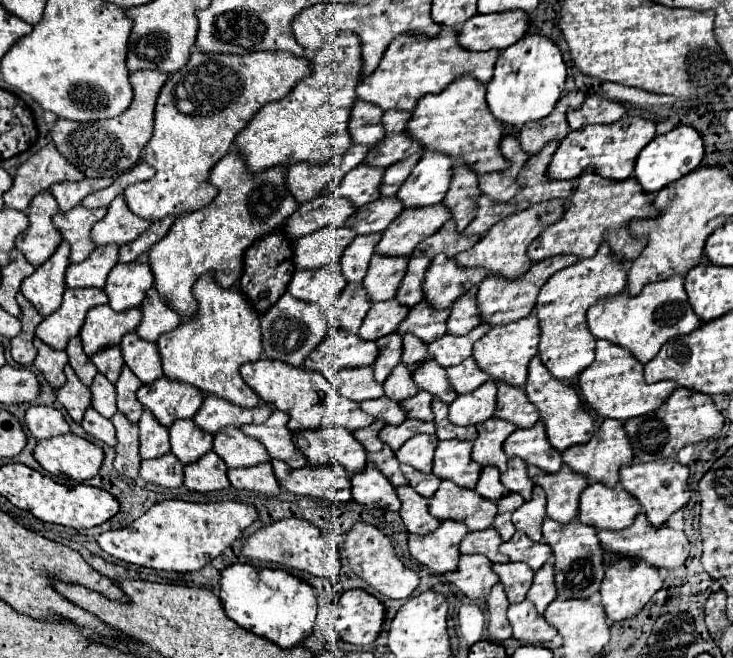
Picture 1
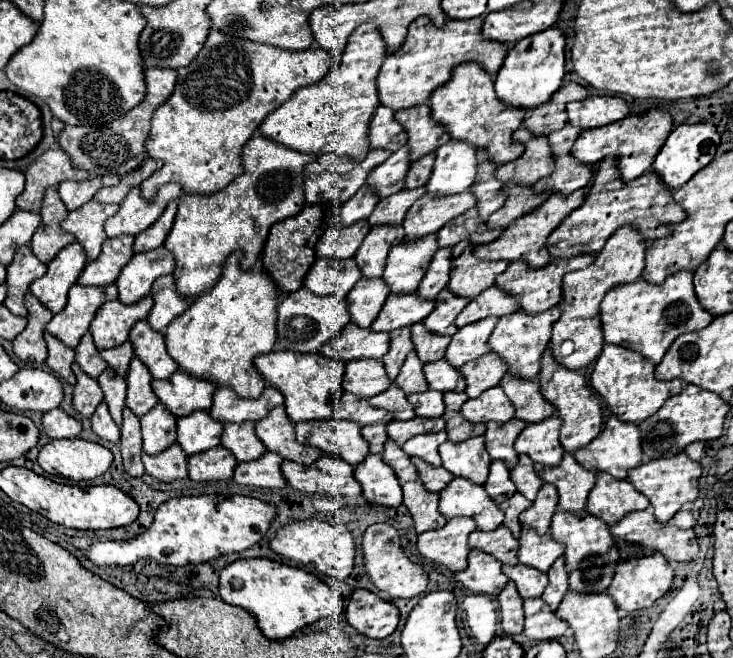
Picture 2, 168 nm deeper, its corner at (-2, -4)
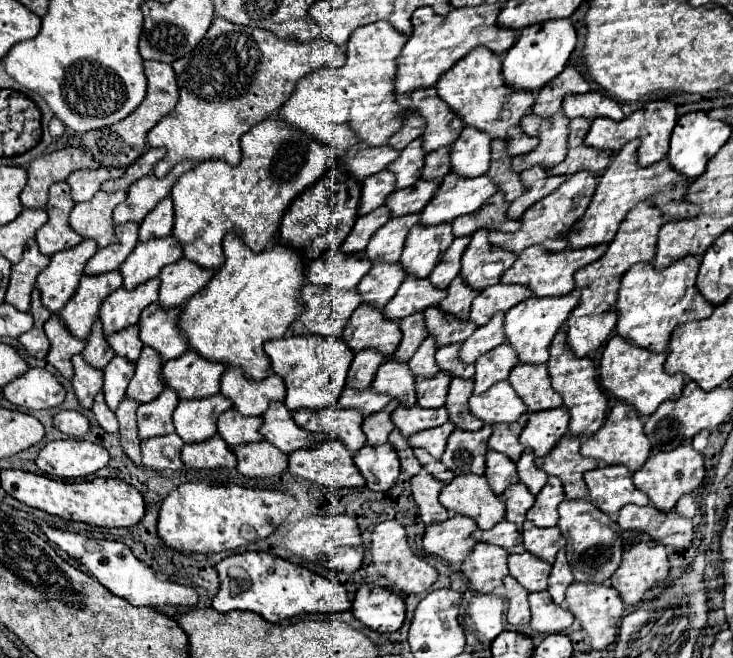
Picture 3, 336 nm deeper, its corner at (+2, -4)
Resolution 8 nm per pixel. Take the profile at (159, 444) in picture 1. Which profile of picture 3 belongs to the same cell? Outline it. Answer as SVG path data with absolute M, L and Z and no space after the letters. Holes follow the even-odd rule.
M164 390L154 402L138 406L138 438L148 440L174 432L172 412L178 404L174 390Z

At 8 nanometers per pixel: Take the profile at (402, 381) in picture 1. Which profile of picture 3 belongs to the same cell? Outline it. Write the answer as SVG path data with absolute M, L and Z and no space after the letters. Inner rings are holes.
M426 338L420 344L420 348L414 352L414 356L408 360L408 366L414 376L432 378L440 372L440 368L434 362L434 352L436 352L436 344L432 342L432 338Z

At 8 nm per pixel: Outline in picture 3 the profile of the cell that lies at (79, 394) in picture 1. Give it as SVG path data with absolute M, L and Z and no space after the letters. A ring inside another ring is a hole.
M80 354L72 358L72 364L74 364L72 386L74 386L76 398L82 408L92 408L94 396L102 390L102 370L88 366Z

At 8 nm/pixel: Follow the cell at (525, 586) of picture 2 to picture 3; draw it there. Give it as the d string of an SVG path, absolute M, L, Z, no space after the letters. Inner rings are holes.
M524 552L520 556L508 556L508 570L528 592L542 592L546 590L546 580L550 574L550 564L540 562L536 556Z

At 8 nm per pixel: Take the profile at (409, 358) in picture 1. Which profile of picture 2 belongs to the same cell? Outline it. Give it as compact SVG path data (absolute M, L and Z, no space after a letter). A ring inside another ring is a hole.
M416 322L412 326L412 340L416 346L416 352L422 362L432 362L444 358L444 350L448 348L448 336L428 334L422 326L422 322Z

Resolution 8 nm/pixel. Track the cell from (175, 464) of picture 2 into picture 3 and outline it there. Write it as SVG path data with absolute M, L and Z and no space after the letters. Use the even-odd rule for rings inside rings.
M178 434L148 438L148 442L142 442L142 464L152 470L180 470L184 466L180 460L182 446Z

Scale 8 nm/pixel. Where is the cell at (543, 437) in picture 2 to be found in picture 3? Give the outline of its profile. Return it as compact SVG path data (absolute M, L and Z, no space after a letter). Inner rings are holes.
M562 408L532 414L520 434L520 444L530 448L534 456L546 456L568 432L568 414Z

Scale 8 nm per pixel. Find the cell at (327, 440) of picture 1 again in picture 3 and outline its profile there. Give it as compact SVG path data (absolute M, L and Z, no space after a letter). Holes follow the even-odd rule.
M328 406L328 410L318 410L318 414L306 414L306 410L296 410L292 418L302 430L324 432L330 438L340 438L350 452L358 452L366 444L366 436L360 428L364 416L356 410Z

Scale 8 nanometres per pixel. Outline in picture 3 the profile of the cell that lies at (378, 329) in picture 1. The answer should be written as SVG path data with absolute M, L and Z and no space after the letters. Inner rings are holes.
M406 278L396 296L384 306L382 314L388 320L400 322L402 318L424 312L430 306L438 306L440 300L444 298L444 290L434 288L428 280L418 280L418 278Z

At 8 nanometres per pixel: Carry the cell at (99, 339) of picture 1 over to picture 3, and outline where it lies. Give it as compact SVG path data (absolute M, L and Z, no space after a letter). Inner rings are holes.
M154 278L138 286L134 292L124 288L112 292L100 306L100 322L104 328L104 336L108 338L114 332L134 326L140 312L158 300L158 286L160 280Z

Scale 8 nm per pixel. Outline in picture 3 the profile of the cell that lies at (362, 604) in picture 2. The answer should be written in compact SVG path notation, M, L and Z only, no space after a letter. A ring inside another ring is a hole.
M360 586L352 602L352 614L364 626L376 632L396 632L406 616L400 596L380 586Z

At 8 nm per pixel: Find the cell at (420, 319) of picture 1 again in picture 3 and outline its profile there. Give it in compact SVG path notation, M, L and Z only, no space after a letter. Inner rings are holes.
M460 276L448 286L448 296L438 304L438 308L444 314L450 314L454 318L460 316L460 320L468 318L468 310L472 300L476 298L478 290L468 290L468 286L464 286L464 282L460 282Z

